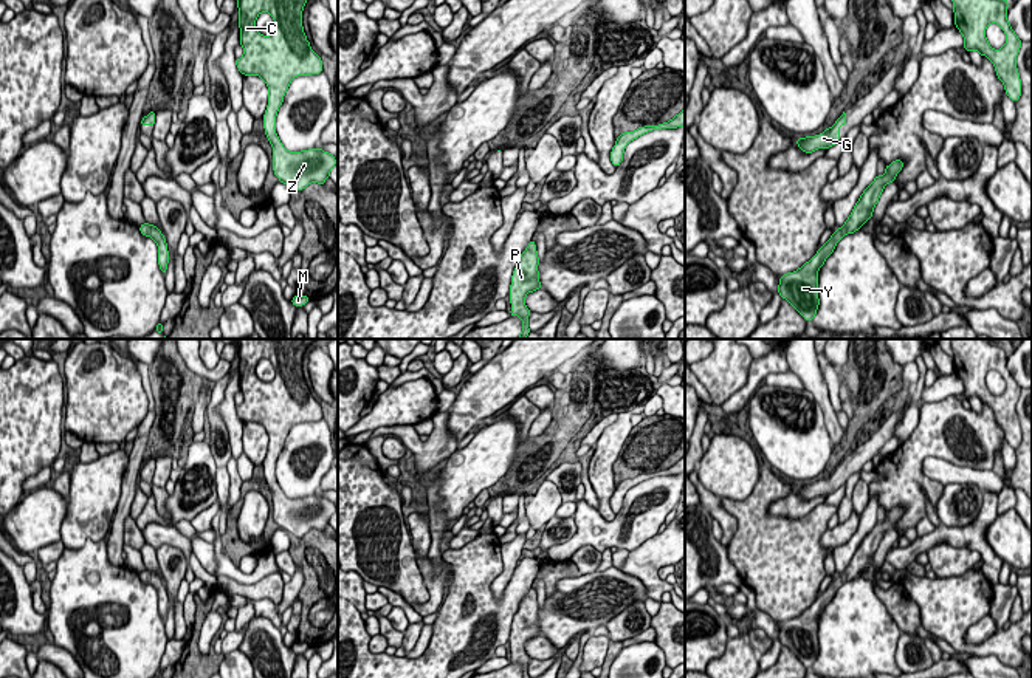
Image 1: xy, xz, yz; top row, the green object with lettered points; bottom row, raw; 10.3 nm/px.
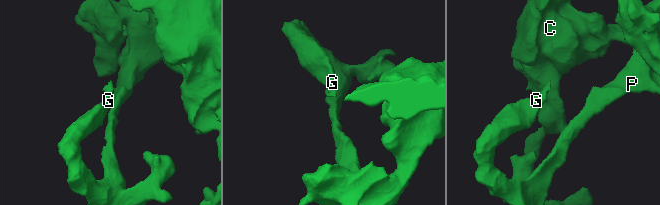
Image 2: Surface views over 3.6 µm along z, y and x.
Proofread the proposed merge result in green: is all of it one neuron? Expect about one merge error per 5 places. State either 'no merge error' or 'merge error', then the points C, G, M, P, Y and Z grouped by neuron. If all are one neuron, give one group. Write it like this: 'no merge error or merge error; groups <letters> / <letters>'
no merge error; groups C G M P Y Z

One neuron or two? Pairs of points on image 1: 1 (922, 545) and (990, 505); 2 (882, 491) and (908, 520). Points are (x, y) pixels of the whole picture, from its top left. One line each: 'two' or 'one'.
1: one
2: one

